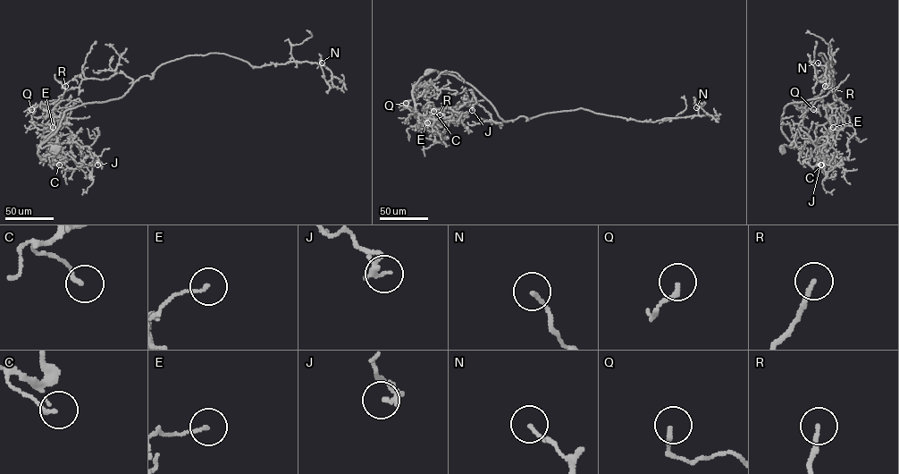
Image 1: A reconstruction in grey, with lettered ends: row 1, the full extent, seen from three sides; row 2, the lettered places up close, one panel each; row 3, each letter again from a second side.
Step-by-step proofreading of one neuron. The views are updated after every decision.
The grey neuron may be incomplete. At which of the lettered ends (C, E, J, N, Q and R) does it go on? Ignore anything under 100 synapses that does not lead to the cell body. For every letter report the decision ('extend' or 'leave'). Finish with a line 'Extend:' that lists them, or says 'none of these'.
C: leave
E: leave
J: leave
N: leave
Q: leave
R: leave
Extend: none of these

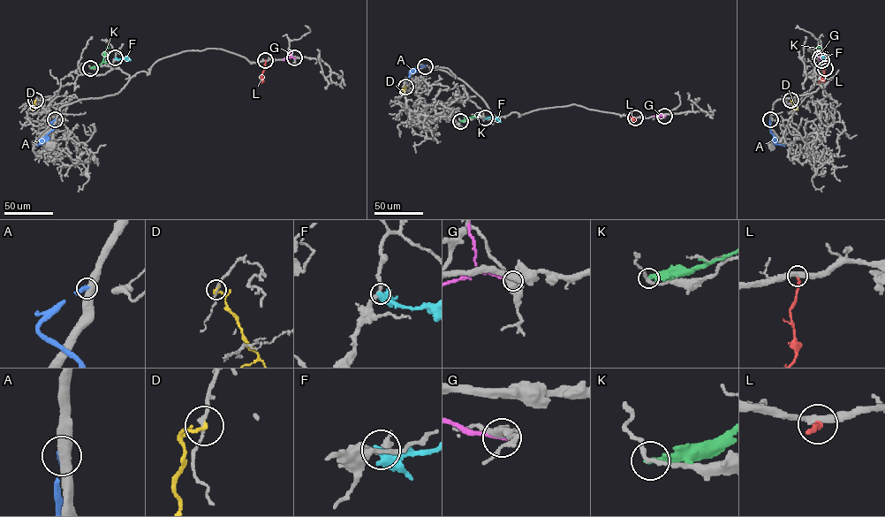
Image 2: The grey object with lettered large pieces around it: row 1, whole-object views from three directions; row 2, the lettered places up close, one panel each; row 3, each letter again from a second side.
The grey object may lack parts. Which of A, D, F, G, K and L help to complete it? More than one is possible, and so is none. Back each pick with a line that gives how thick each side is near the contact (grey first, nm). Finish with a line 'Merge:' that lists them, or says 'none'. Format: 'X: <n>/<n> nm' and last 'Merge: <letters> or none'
Merge: none

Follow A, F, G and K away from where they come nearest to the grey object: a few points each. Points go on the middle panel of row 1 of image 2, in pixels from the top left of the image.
A: (426, 66), (411, 72), (406, 80)
F: (486, 117), (493, 117), (501, 121)
G: (664, 117), (654, 116)
K: (460, 121), (478, 114)

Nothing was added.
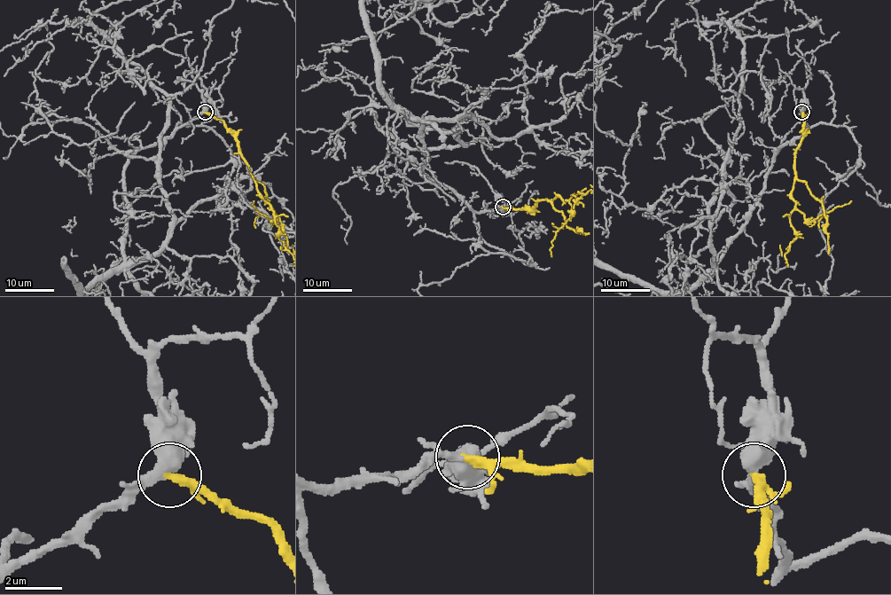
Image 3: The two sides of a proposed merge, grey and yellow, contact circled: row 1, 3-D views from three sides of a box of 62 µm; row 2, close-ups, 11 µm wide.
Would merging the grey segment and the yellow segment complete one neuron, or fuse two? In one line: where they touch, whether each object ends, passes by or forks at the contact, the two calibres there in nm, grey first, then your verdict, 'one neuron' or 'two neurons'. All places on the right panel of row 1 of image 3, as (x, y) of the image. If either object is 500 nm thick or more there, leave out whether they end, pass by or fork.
(801, 112) | grey passes by | yellow ends | 480/320 nm | one neuron

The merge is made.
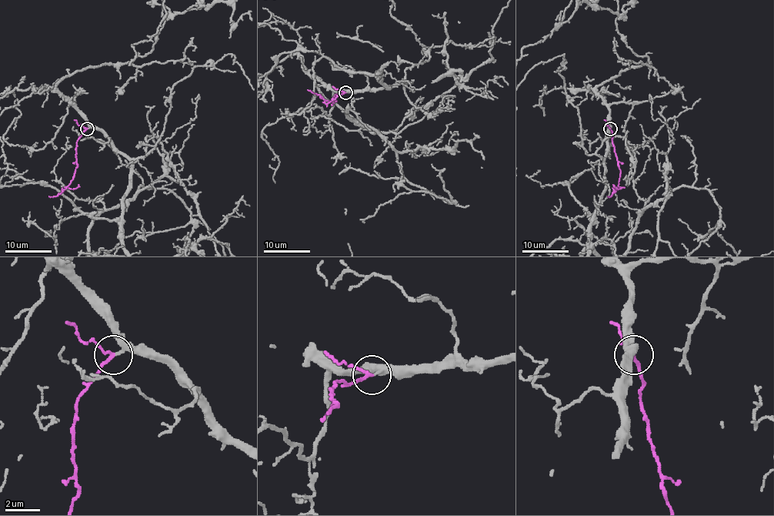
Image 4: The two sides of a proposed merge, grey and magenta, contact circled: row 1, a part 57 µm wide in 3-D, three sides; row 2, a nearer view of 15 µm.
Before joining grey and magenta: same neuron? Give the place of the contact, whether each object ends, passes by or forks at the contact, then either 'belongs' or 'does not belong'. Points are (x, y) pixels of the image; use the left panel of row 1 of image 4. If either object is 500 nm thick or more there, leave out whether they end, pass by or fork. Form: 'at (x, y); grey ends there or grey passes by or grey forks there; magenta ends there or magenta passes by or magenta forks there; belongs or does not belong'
at (87, 128); grey passes by; magenta passes by; belongs

